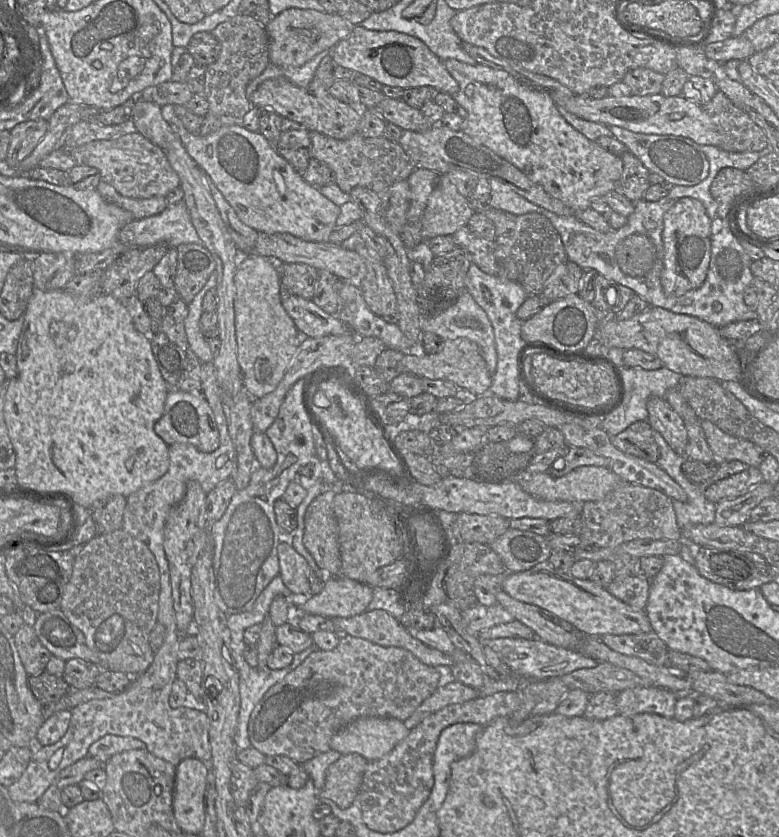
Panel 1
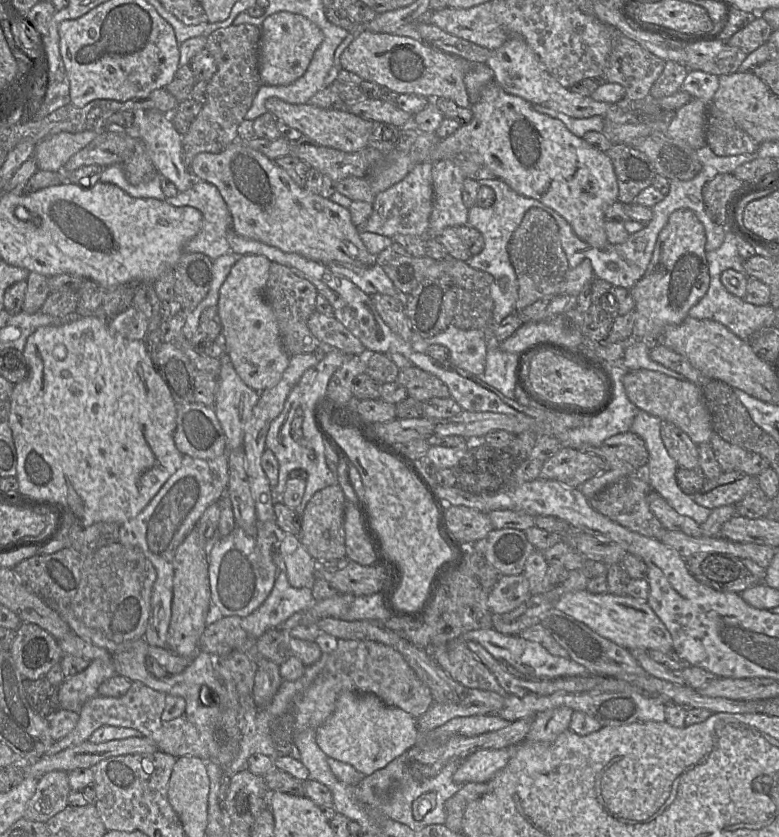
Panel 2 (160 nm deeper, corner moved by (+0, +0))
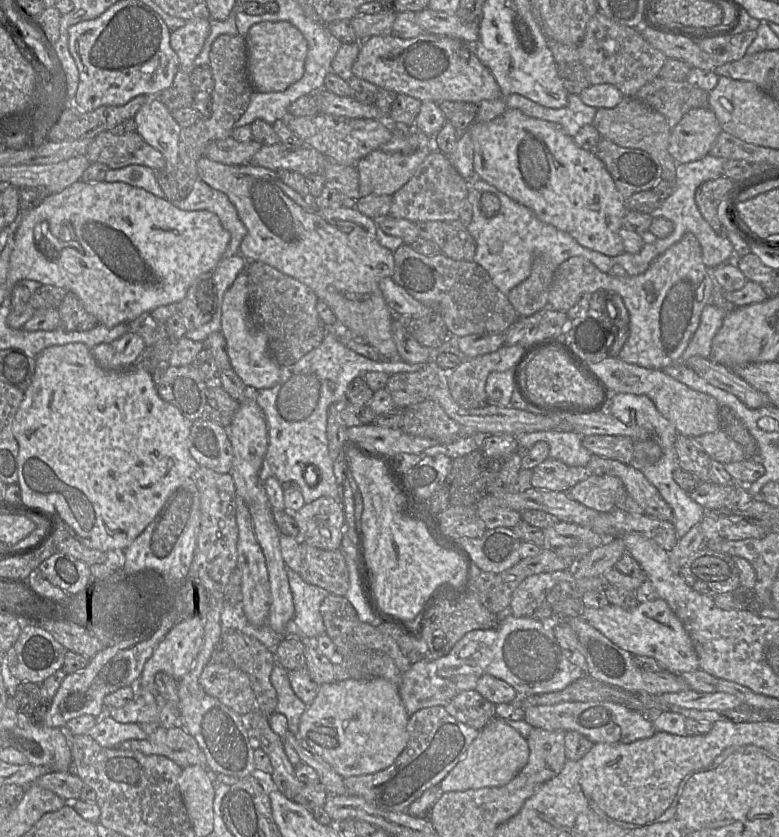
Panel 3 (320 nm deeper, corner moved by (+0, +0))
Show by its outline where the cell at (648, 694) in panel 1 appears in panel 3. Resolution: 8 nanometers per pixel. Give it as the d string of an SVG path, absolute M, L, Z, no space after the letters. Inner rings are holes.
M608 701L562 702L554 705L533 705L524 708L524 720L534 728L548 731L577 731L593 744L630 744L652 737L656 731L651 713L631 710L626 706Z

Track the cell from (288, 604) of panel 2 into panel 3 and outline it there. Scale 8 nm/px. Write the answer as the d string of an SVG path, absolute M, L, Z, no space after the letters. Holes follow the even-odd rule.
M288 569L288 581L293 596L294 616L287 623L286 637L298 637L302 641L314 642L325 634L325 626L320 613L328 591L306 583L299 573Z

